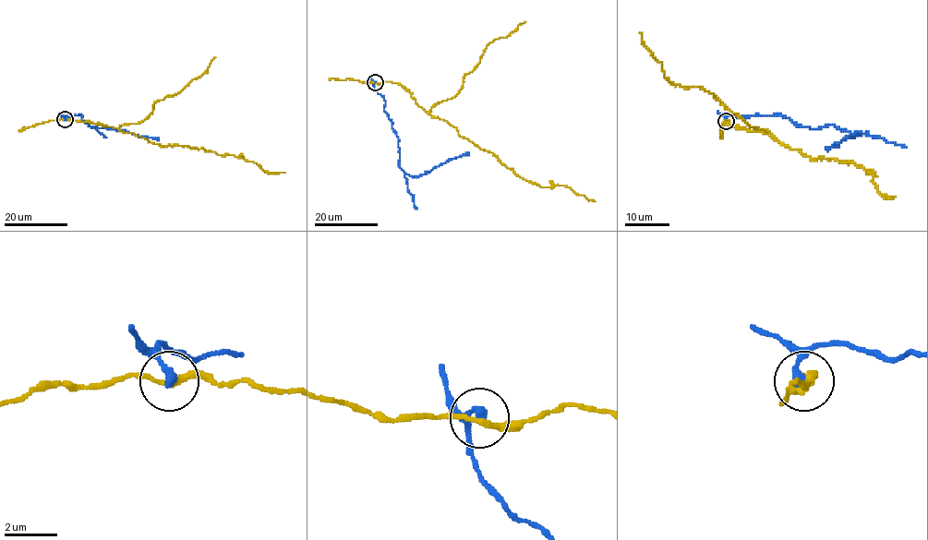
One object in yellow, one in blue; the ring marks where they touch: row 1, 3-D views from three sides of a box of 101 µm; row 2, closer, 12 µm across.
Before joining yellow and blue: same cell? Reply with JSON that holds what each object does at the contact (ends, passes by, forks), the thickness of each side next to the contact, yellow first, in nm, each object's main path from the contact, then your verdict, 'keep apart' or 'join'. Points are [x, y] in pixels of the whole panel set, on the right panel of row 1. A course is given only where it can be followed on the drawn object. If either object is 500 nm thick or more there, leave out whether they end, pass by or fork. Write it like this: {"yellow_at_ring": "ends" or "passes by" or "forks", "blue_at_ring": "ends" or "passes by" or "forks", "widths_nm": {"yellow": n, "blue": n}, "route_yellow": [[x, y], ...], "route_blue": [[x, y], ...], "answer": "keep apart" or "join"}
{"yellow_at_ring": "passes by", "blue_at_ring": "ends", "widths_nm": {"yellow": 200, "blue": 340}, "route_yellow": [[726, 122], [733, 127], [771, 134], [812, 160], [853, 162], [875, 172], [873, 184], [884, 196], [895, 197]], "route_blue": [[726, 122], [728, 116], [780, 114], [806, 127], [834, 125], [860, 134], [848, 137], [826, 150]], "answer": "keep apart"}

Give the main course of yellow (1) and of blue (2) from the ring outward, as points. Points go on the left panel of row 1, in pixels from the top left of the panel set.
1: (65, 120), (100, 123), (143, 137), (162, 147), (181, 145), (243, 157), (265, 172), (285, 173)
2: (65, 120), (64, 115), (80, 114), (88, 125), (89, 122), (89, 126), (96, 128), (125, 130), (159, 139)

